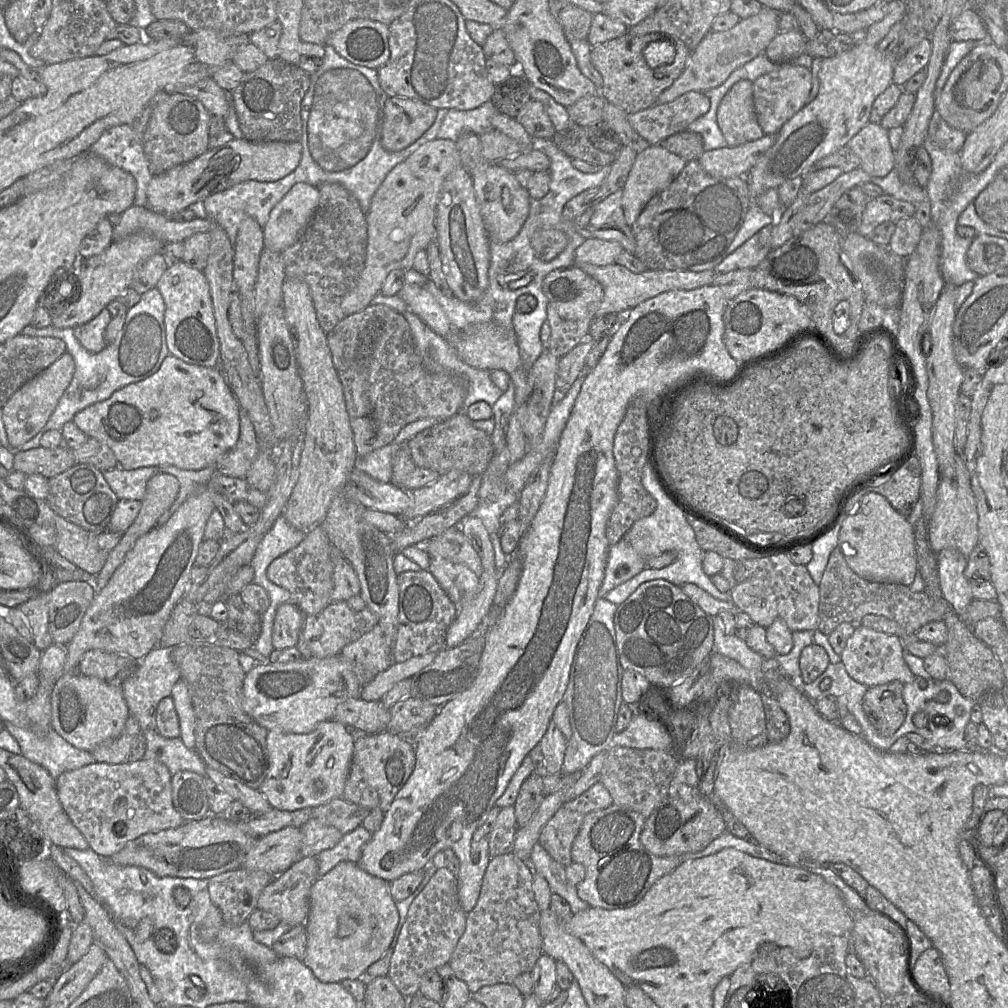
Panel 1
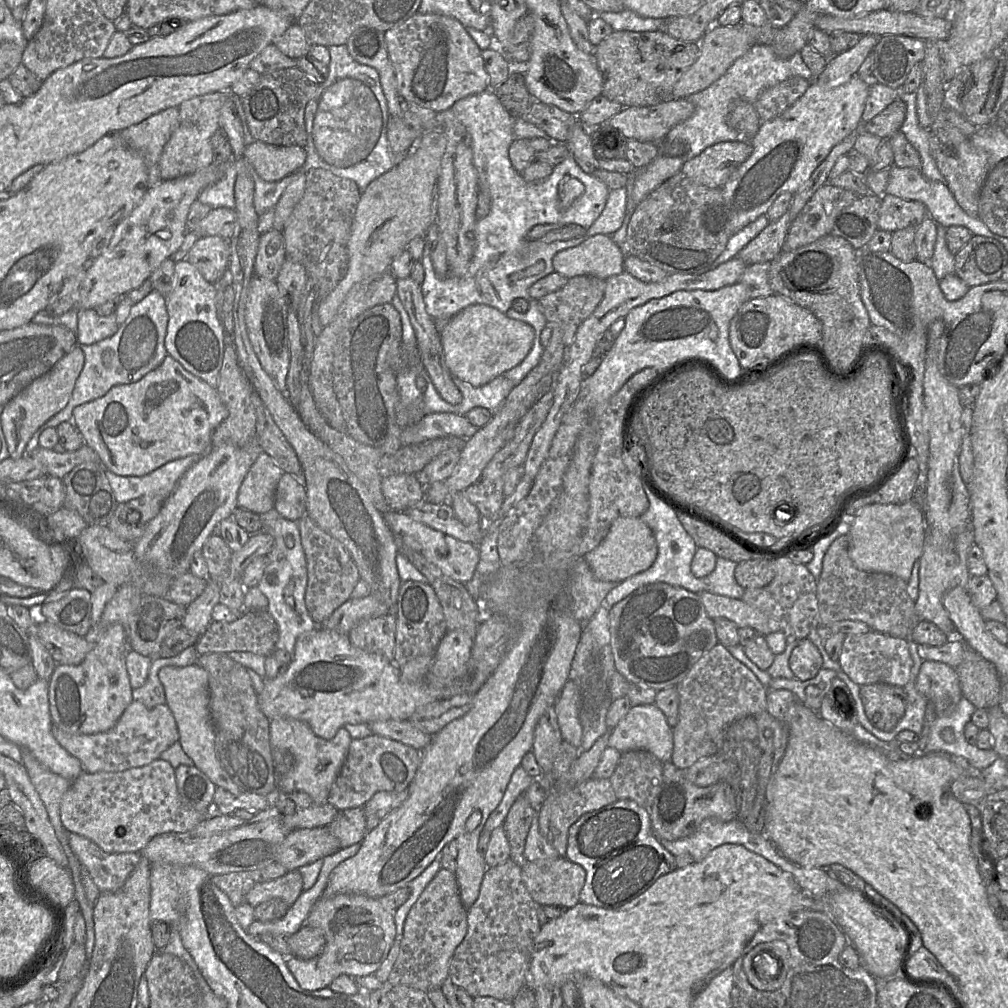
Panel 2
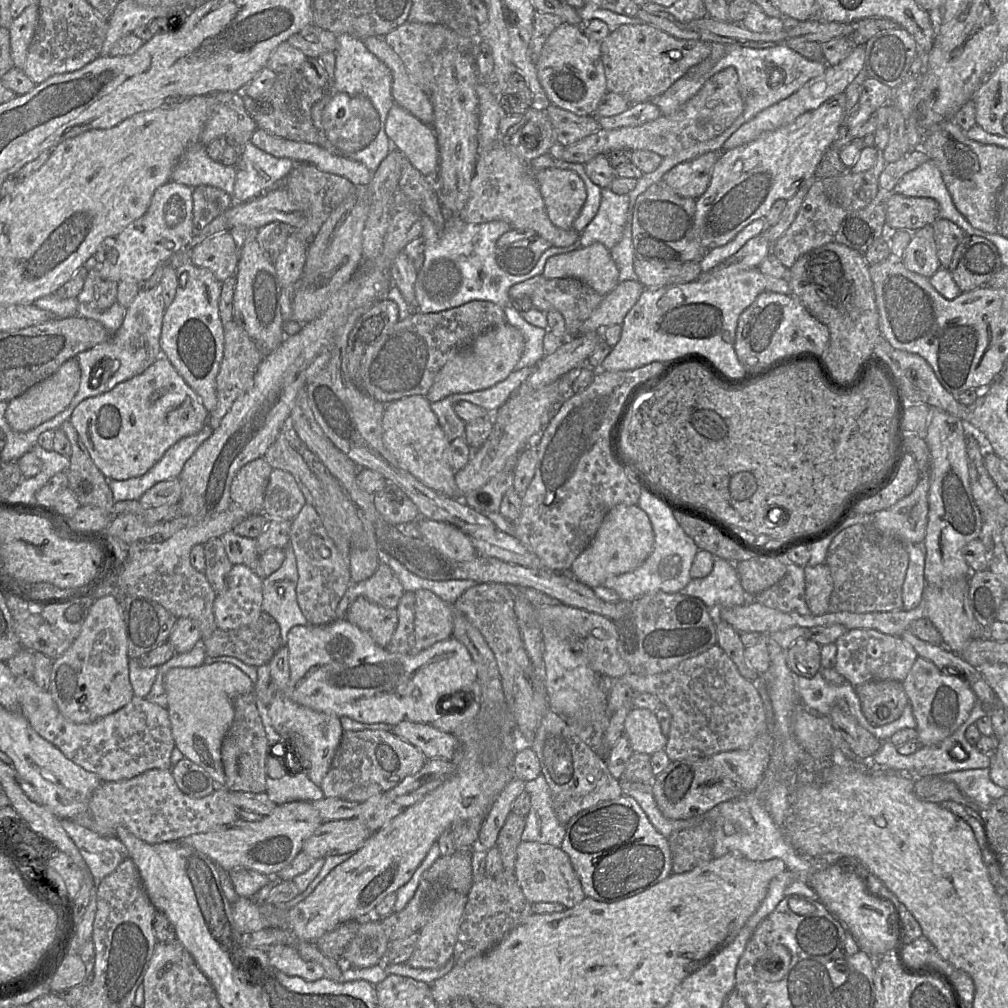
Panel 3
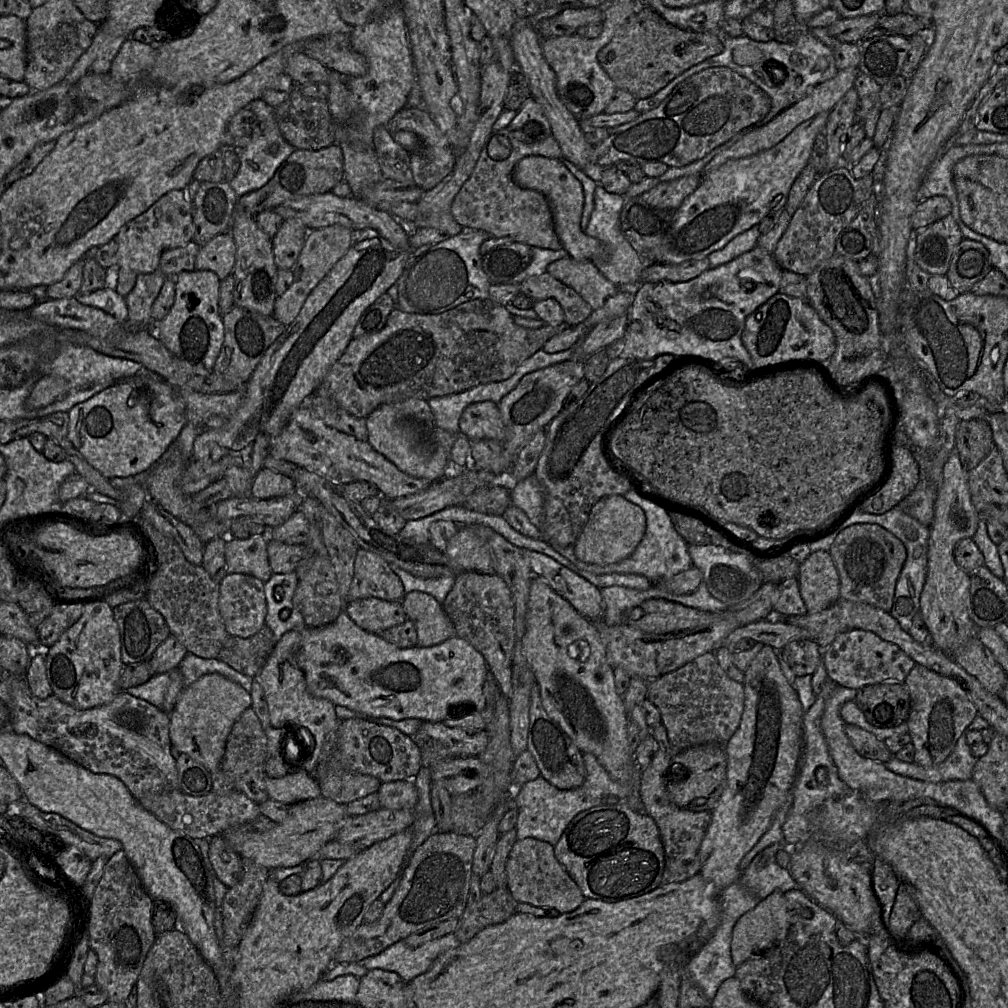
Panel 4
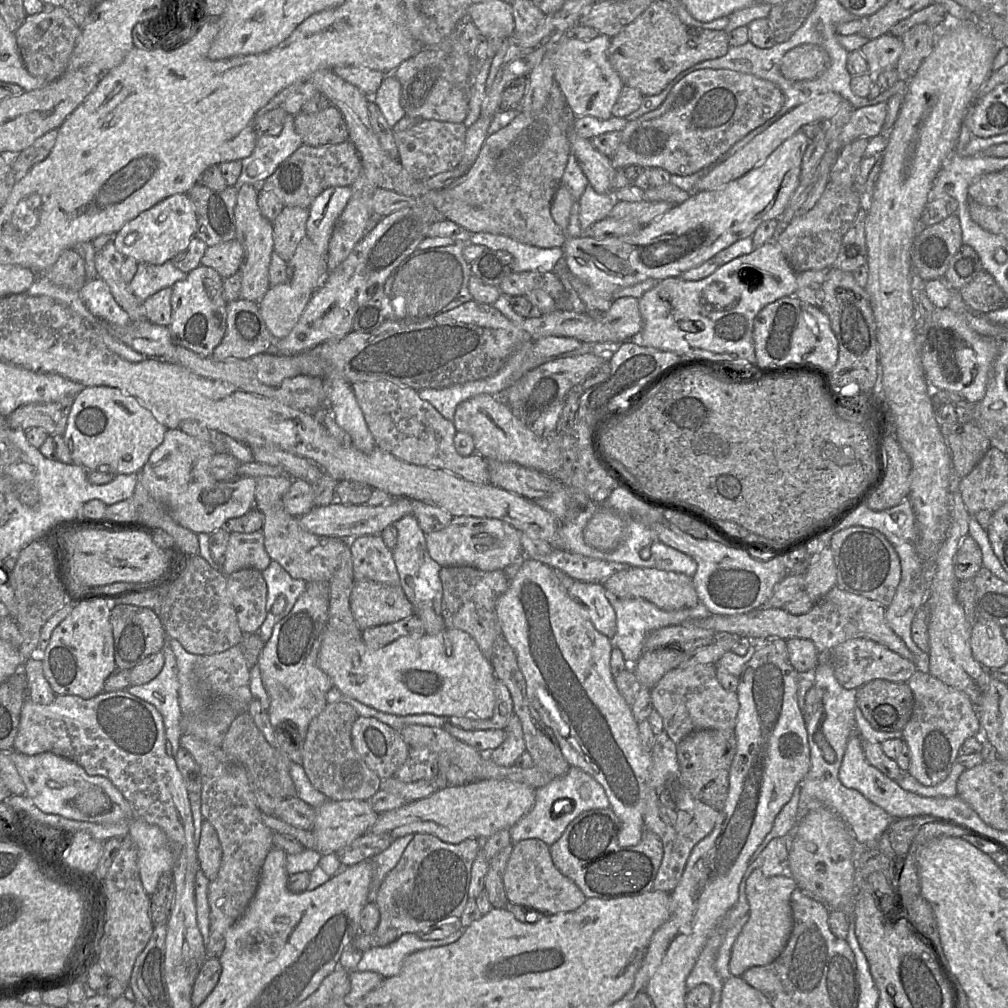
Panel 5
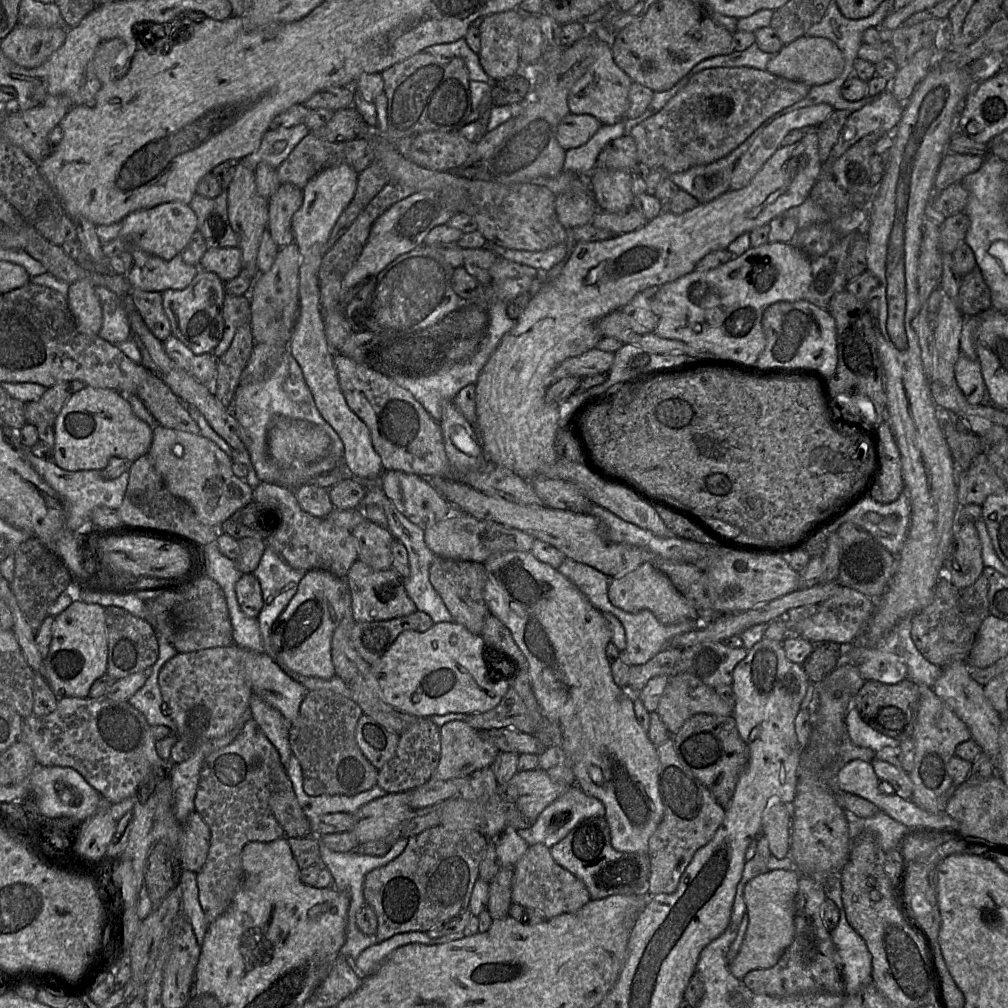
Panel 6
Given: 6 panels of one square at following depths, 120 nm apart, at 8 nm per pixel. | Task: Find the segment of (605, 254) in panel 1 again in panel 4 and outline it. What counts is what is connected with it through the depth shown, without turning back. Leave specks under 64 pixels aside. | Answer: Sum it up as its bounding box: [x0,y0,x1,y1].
[546,257,618,310]

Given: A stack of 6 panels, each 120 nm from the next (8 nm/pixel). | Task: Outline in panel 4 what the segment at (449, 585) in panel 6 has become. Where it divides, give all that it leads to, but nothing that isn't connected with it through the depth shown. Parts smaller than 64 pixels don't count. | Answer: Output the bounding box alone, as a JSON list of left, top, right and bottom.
[442,571,514,698]

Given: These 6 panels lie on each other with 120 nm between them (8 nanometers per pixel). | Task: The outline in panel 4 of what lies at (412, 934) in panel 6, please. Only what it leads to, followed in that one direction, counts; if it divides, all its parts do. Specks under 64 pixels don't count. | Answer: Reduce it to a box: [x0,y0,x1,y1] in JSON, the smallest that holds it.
[358,933,460,983]

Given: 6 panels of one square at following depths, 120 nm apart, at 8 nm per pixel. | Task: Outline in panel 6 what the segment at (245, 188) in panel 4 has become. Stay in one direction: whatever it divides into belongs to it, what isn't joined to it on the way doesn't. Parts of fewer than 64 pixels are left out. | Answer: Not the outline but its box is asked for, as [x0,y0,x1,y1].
[238,123,310,170]

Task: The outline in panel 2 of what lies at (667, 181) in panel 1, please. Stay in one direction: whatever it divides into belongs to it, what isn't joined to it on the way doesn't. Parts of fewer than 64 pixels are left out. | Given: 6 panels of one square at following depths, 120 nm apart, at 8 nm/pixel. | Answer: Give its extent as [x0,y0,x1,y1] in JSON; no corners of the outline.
[632,155,684,208]

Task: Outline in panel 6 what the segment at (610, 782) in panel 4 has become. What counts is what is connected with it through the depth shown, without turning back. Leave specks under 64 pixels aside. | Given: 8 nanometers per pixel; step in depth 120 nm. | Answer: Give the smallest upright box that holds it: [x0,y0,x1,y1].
[517,783,605,848]

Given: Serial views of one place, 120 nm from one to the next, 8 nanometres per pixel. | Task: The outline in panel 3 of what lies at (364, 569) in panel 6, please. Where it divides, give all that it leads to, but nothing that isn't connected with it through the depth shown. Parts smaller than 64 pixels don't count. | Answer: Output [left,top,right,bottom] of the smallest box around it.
[345,597,398,648]

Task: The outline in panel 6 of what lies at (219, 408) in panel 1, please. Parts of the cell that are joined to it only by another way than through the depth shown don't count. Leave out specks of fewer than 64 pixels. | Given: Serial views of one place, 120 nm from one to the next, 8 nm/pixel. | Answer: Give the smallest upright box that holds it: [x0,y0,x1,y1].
[53,386,153,471]

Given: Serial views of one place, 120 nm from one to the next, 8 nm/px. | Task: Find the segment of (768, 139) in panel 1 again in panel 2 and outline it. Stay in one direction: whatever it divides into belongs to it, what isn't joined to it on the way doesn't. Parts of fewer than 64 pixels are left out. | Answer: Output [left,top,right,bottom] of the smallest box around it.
[681,140,752,188]

